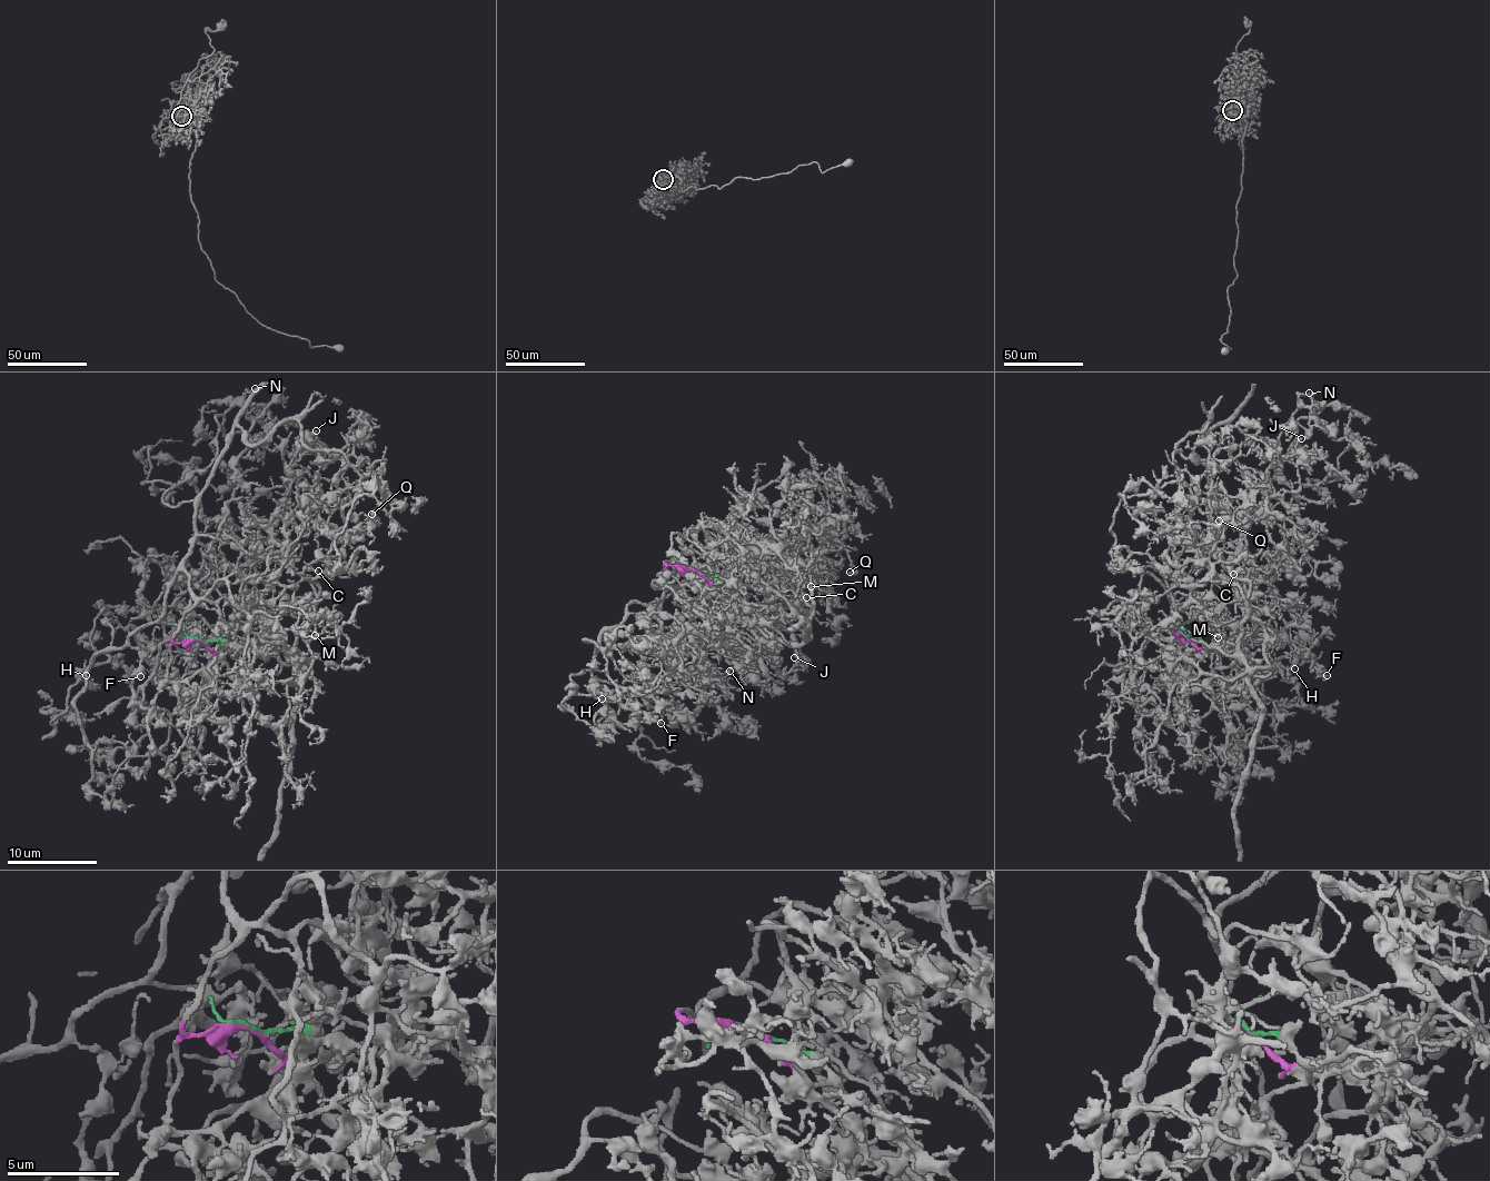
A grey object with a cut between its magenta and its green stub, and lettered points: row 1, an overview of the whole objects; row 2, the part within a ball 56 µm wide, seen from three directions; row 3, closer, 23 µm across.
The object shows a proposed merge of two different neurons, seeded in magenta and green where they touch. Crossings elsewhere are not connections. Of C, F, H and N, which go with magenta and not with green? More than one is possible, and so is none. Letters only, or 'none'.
F, H, N

